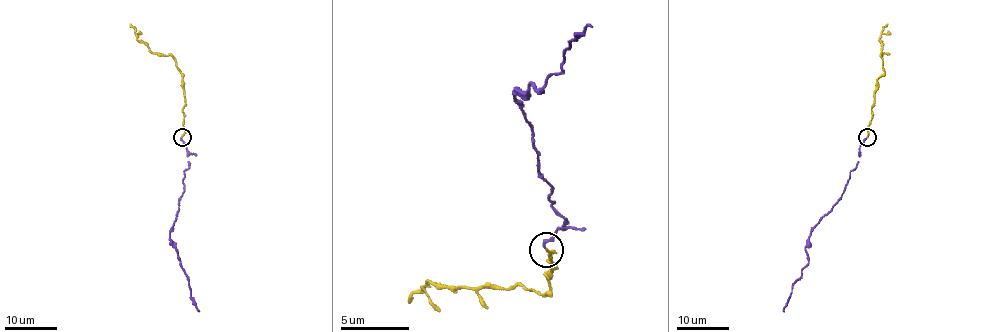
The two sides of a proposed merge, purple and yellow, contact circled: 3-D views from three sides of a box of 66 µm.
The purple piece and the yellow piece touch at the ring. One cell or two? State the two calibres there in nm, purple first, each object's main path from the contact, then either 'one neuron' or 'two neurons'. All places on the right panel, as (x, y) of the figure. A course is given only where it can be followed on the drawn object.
180 nm thick on the purple side, 200 nm on the other; purple runs (867, 137), (841, 198), (811, 232), (805, 248), (809, 263), (792, 286), (784, 311); yellow runs (867, 137), (876, 80), (884, 70), (880, 39), (888, 23); one neuron

